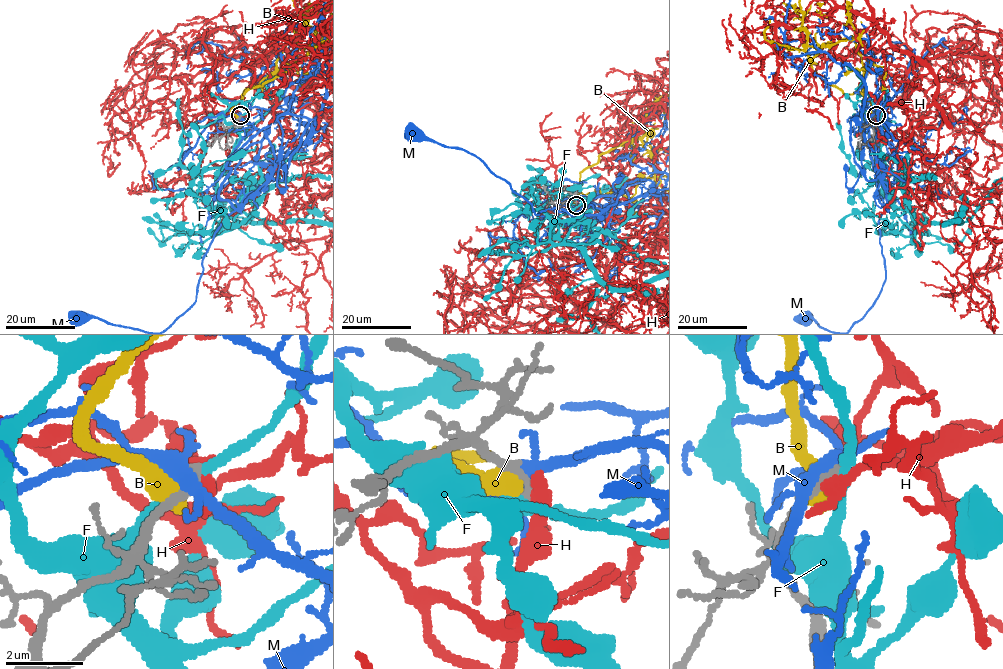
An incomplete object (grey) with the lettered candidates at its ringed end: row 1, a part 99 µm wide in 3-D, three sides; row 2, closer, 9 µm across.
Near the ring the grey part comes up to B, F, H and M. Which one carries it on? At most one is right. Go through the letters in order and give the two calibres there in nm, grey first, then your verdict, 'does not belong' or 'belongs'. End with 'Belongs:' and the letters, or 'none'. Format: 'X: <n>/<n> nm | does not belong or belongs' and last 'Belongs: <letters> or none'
B: 240/600 nm | does not belong
F: 320/320 nm | does not belong
H: 340/480 nm | does not belong
M: 360/380 nm | does not belong
Belongs: none

